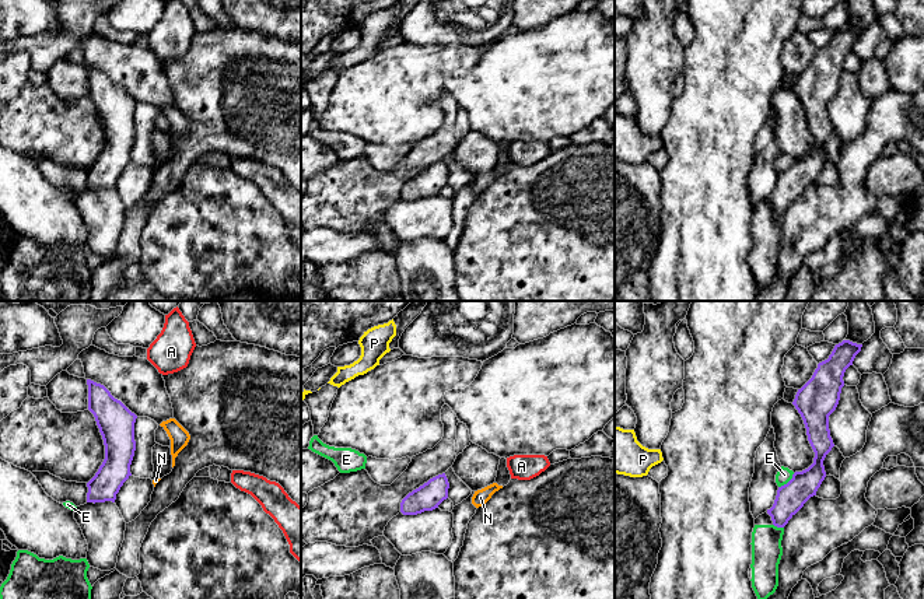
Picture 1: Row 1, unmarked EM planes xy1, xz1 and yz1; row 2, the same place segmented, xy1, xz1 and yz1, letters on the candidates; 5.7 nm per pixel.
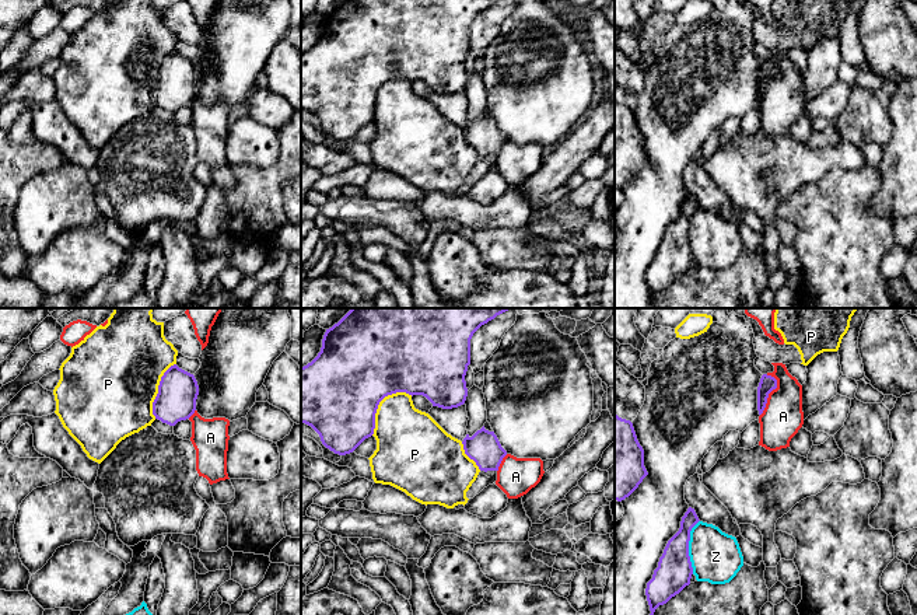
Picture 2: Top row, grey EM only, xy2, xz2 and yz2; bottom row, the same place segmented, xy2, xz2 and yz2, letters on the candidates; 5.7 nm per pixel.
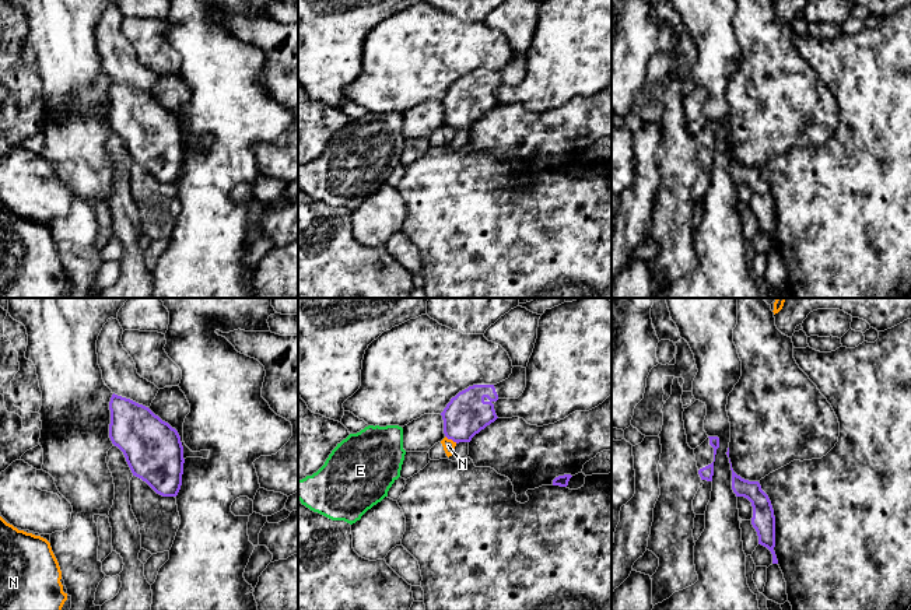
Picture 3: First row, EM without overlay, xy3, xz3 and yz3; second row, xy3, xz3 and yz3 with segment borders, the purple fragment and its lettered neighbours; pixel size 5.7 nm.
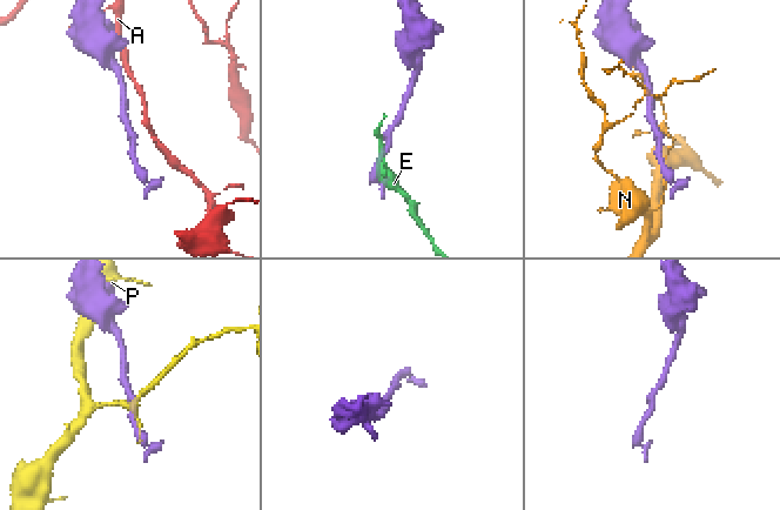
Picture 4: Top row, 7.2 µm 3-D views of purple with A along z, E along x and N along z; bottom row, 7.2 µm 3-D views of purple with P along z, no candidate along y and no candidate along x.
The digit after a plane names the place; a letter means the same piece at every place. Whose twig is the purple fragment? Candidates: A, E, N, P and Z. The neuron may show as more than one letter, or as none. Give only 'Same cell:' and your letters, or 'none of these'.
Same cell: none of these

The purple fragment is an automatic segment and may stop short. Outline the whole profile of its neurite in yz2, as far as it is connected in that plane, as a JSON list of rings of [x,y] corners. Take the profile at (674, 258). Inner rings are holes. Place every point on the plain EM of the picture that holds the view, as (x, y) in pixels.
[[[689,193],[679,217],[668,227],[652,265],[647,269],[645,282],[650,305],[659,291],[666,290],[690,270],[693,254],[689,242],[690,217],[699,209],[694,195]]]

